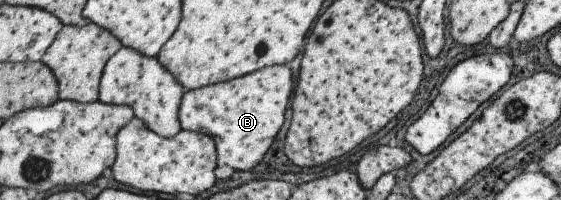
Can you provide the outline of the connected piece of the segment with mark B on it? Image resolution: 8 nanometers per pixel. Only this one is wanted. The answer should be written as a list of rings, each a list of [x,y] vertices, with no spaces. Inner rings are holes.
[[[286,64],[266,66],[230,81],[185,90],[179,107],[179,122],[182,130],[202,132],[213,138],[218,167],[254,170],[286,121],[285,107],[288,107],[290,93],[290,67]]]

